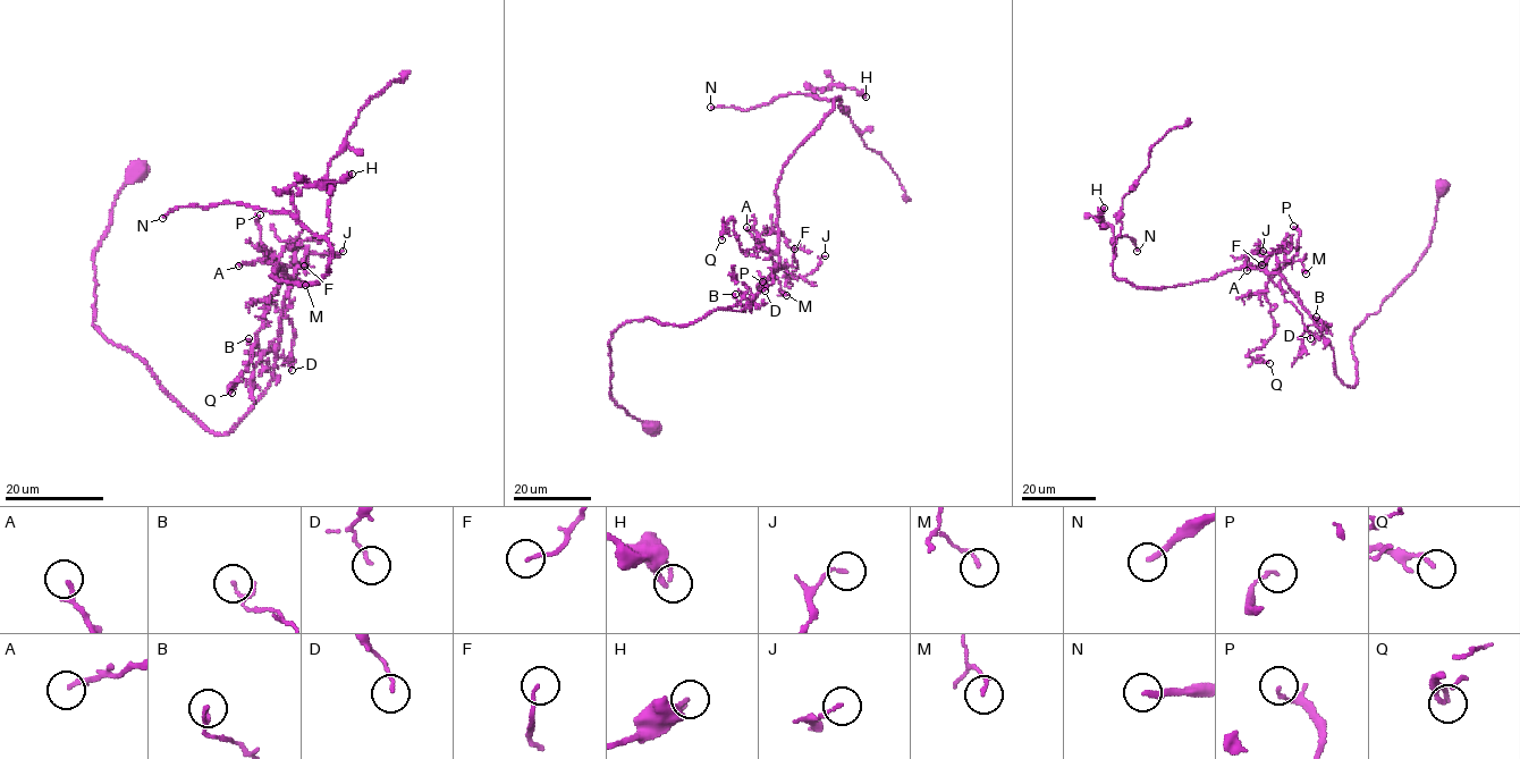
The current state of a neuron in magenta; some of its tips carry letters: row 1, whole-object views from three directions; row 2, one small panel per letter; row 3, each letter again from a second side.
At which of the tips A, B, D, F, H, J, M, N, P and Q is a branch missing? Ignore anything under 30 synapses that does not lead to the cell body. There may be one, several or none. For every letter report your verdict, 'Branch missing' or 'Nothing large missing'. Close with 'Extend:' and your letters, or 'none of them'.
A: Nothing large missing
B: Nothing large missing
D: Nothing large missing
F: Nothing large missing
H: Nothing large missing
J: Nothing large missing
M: Nothing large missing
N: Branch missing
P: Nothing large missing
Q: Nothing large missing
Extend: N

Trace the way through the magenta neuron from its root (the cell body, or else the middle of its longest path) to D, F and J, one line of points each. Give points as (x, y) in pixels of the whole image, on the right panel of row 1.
D: (1443, 187), (1415, 270), (1354, 329), (1354, 386), (1336, 376), (1333, 348), (1282, 278), (1285, 300), (1310, 338)
F: (1443, 187), (1415, 270), (1354, 329), (1351, 387), (1336, 376), (1334, 351), (1280, 270), (1283, 247), (1261, 264)
J: (1443, 187), (1415, 270), (1354, 329), (1351, 387), (1336, 376), (1334, 351), (1280, 270), (1285, 252), (1263, 251)

